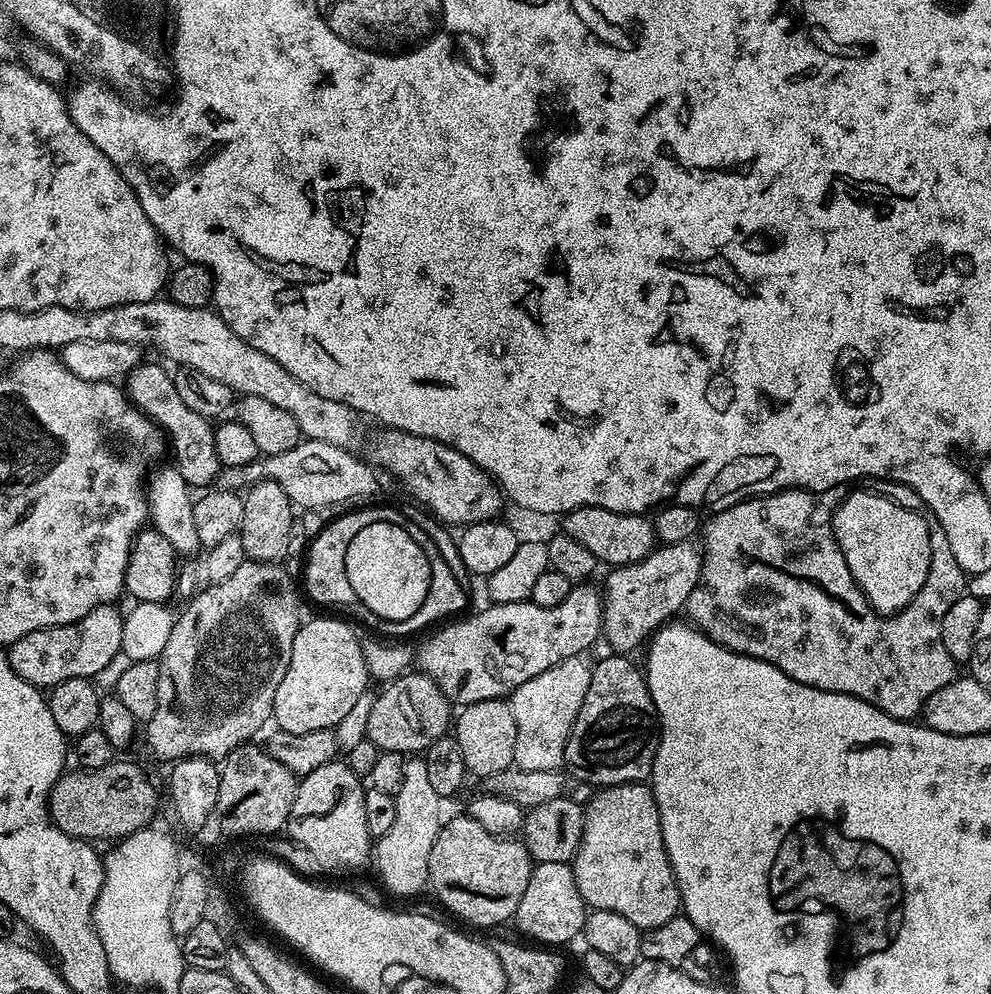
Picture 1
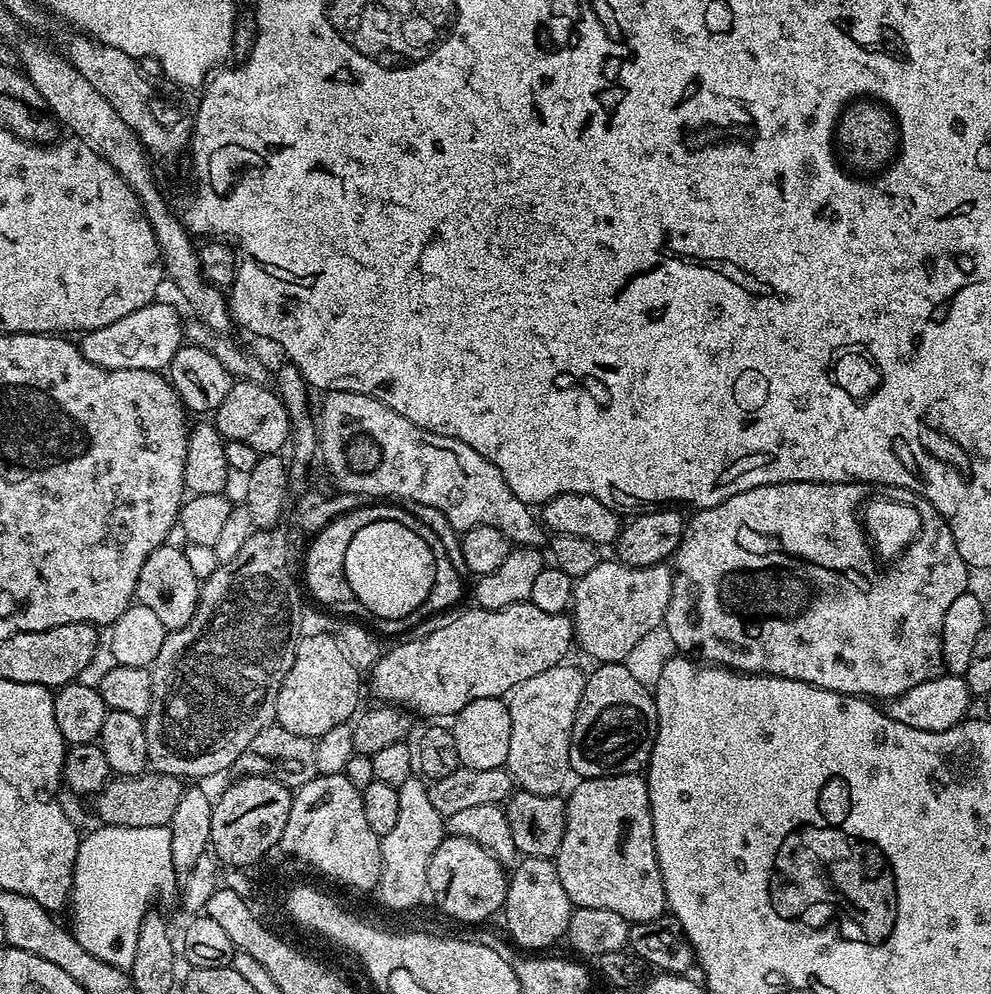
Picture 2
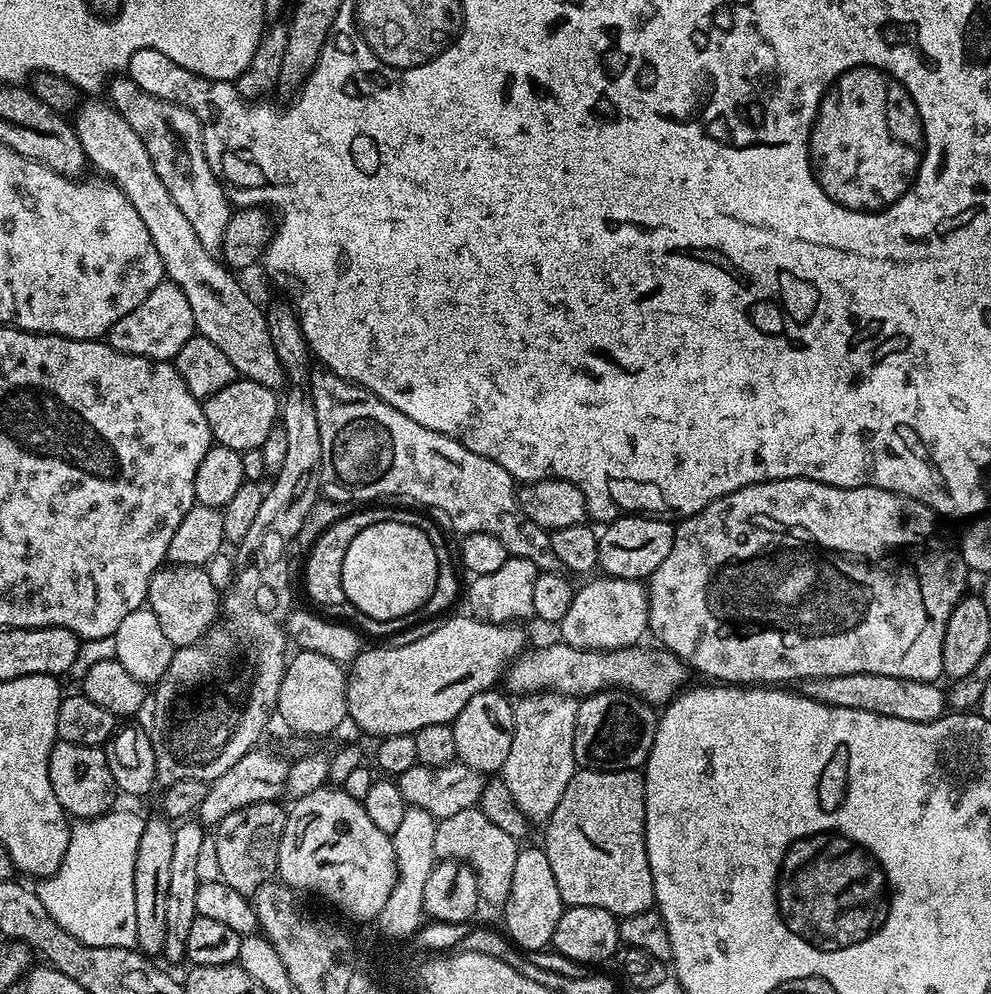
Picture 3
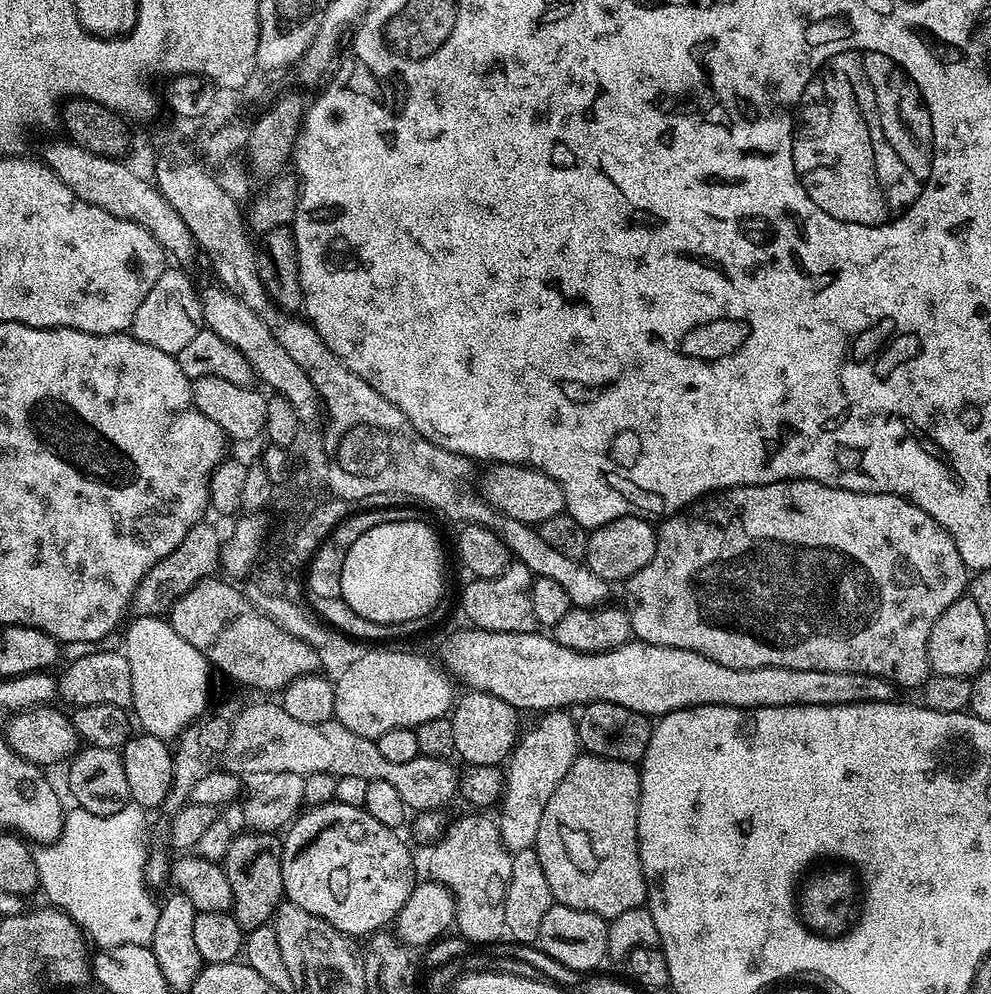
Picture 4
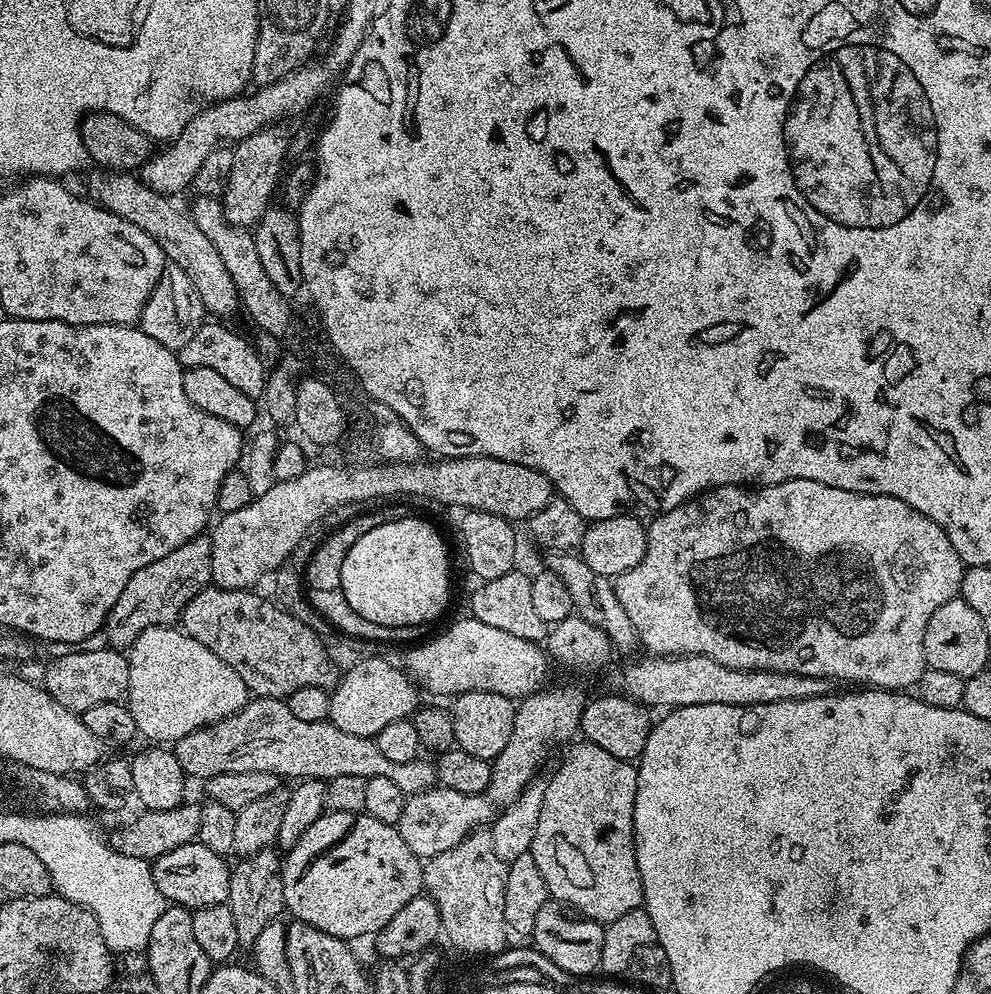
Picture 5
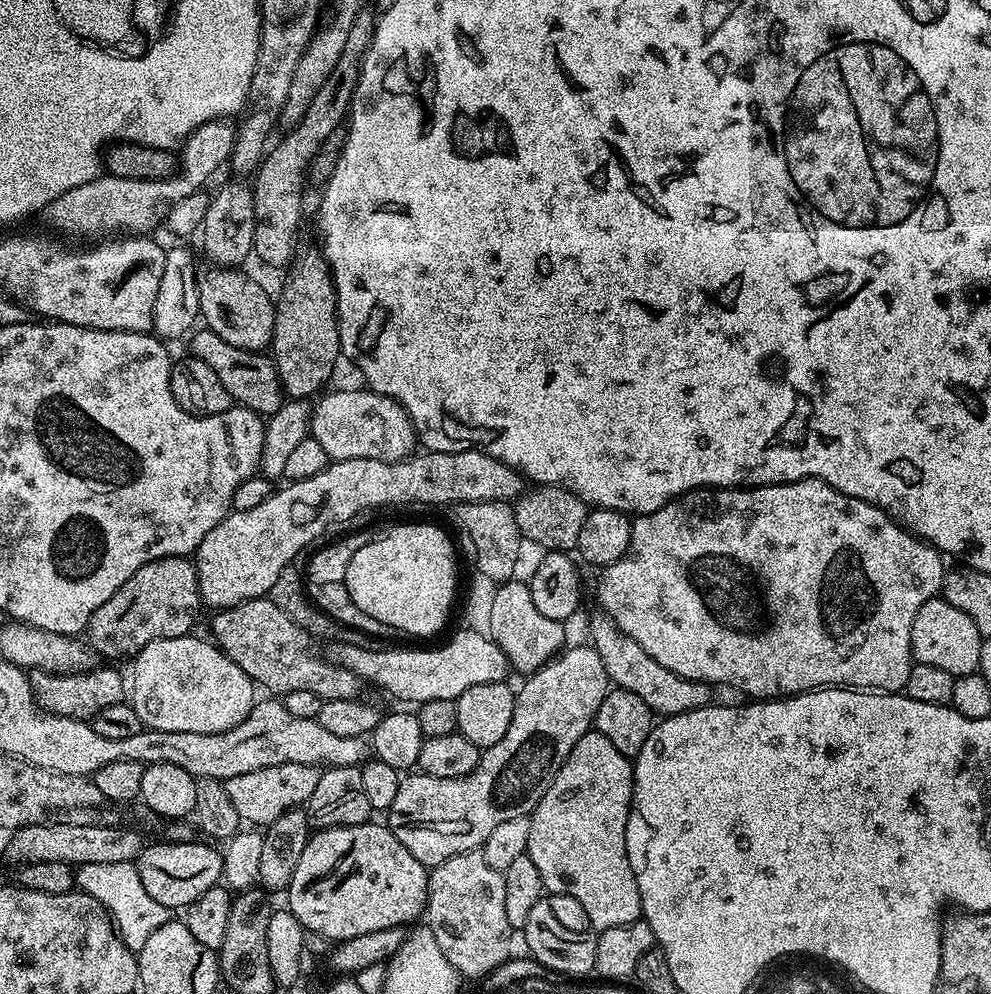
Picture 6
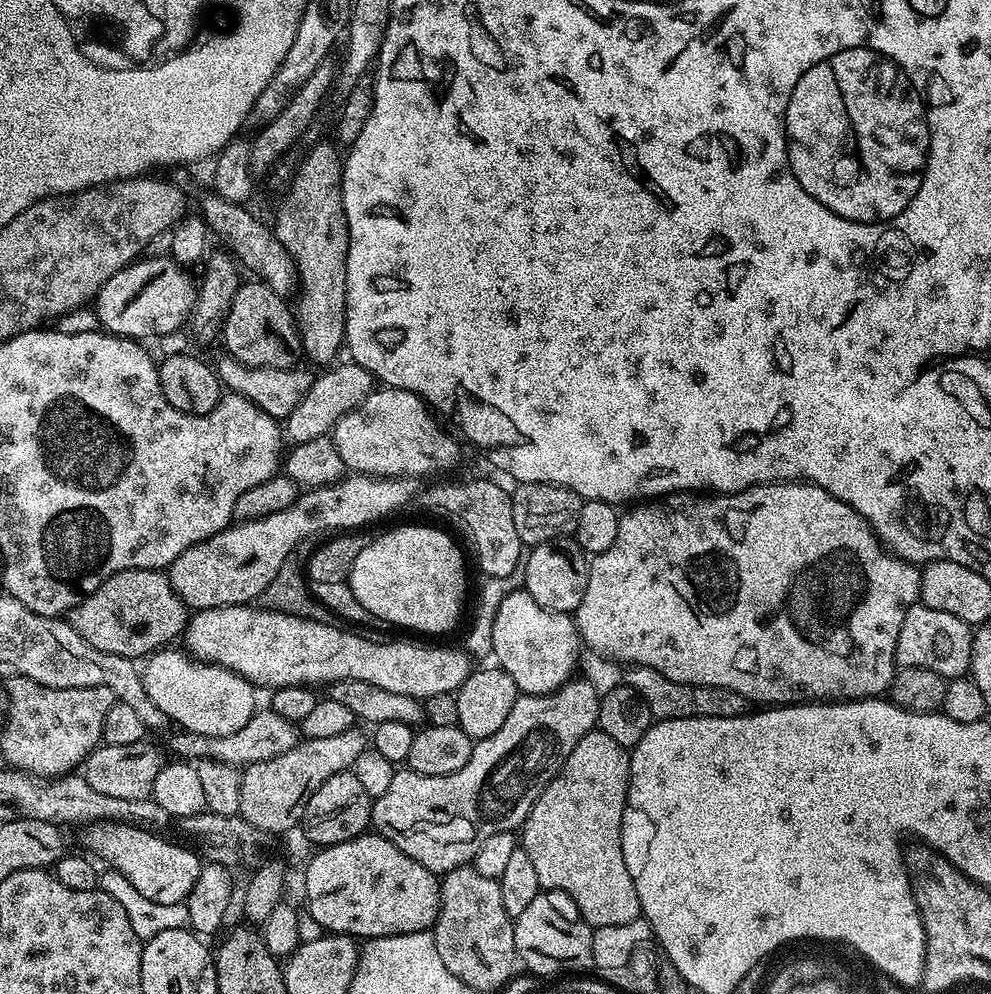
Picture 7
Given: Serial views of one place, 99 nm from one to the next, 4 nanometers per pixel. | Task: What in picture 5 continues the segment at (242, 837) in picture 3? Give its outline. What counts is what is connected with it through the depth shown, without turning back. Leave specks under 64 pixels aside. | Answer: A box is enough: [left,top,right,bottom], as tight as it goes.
[228,847,285,946]

